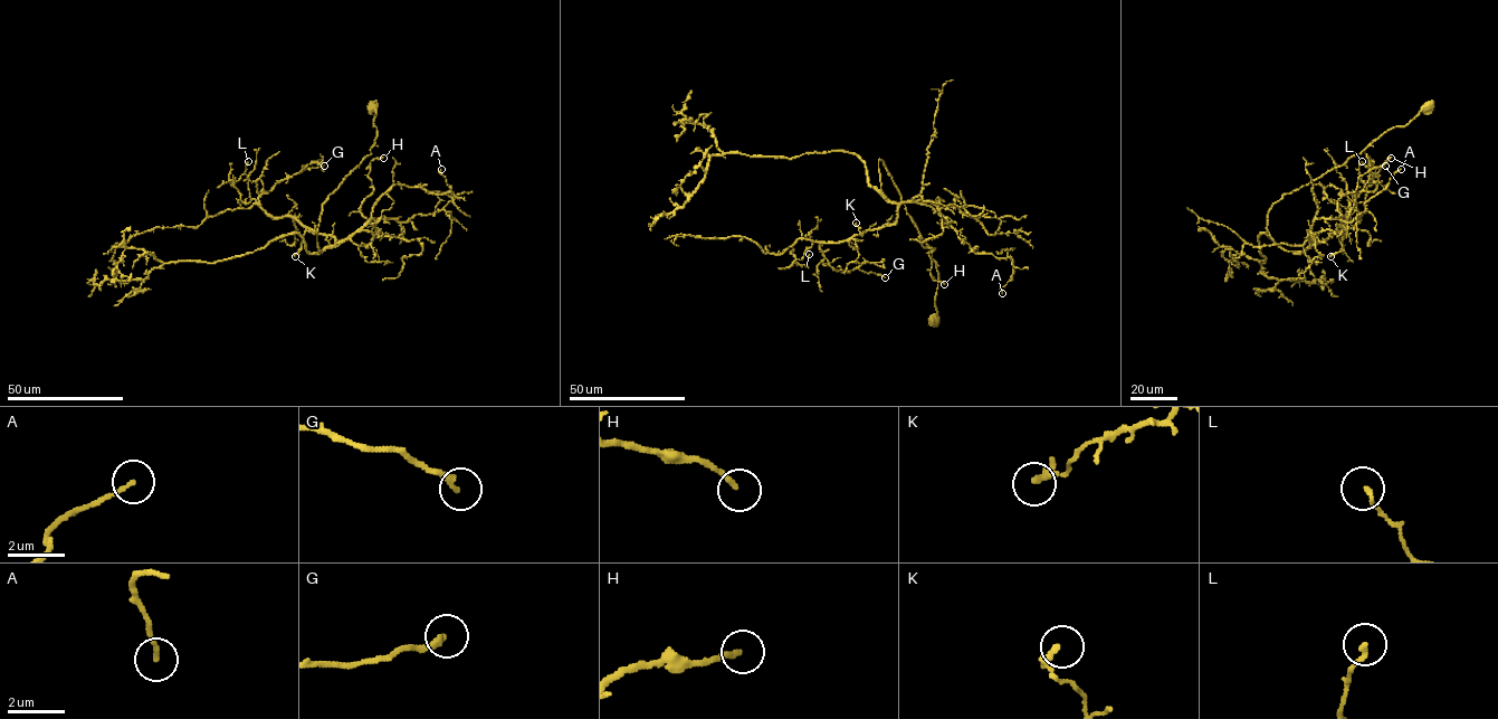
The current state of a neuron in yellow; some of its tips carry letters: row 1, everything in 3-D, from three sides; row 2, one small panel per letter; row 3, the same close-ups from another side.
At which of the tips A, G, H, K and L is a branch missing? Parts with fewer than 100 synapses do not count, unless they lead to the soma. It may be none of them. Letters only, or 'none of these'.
none of these

